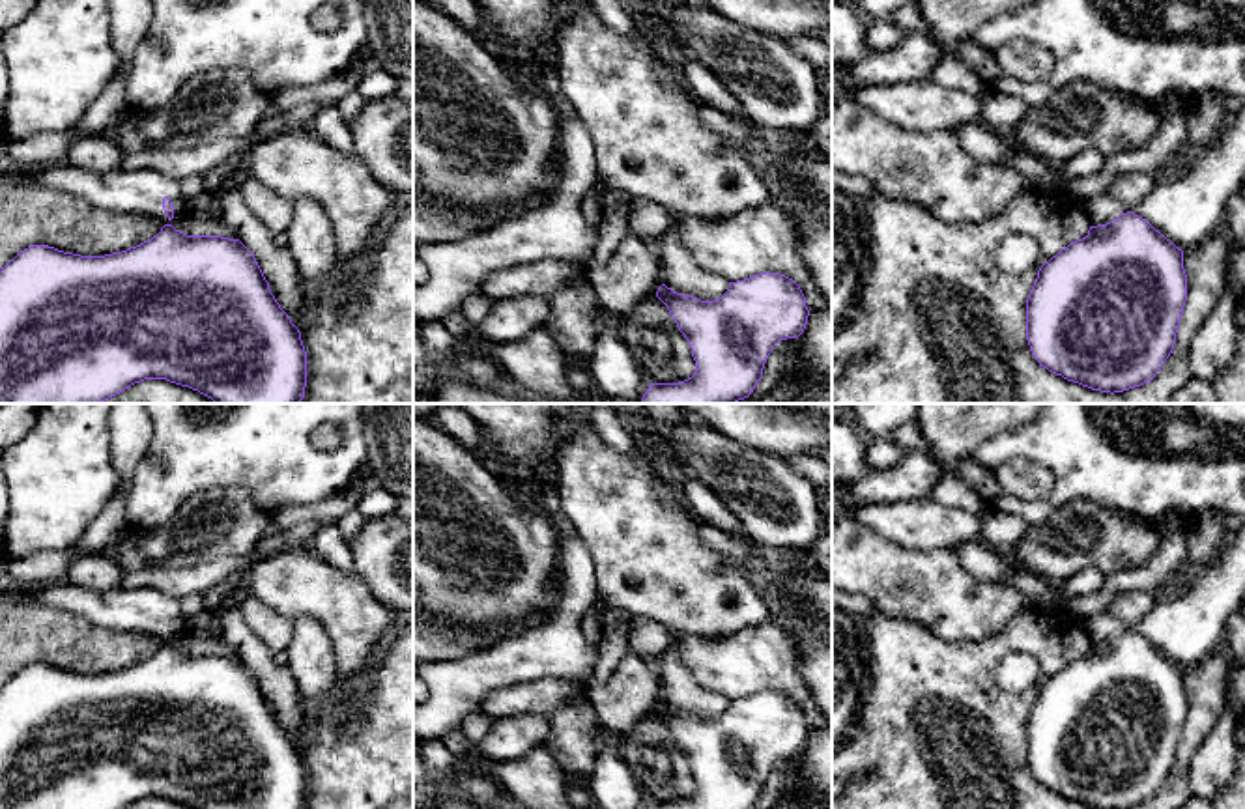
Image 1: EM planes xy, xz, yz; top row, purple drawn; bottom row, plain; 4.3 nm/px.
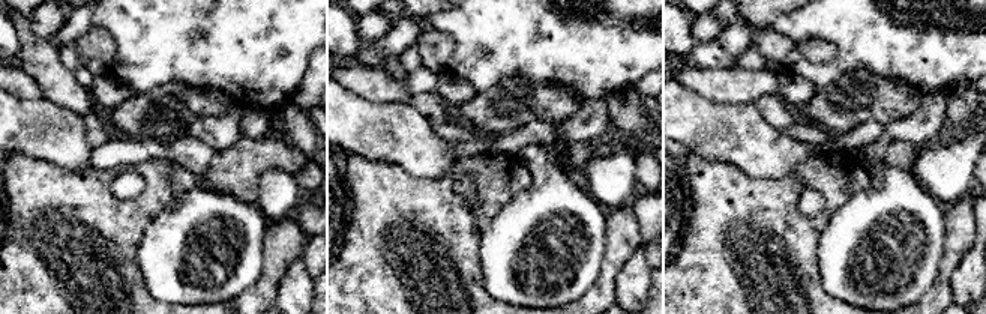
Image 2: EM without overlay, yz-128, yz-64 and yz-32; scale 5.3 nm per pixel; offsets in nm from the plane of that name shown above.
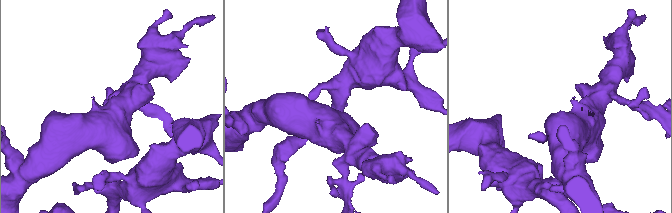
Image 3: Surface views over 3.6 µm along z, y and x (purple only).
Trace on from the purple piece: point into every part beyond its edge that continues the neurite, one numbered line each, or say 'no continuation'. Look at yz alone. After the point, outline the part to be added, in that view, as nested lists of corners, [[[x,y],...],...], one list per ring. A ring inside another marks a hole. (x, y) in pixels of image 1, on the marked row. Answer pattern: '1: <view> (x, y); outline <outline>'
no continuation

